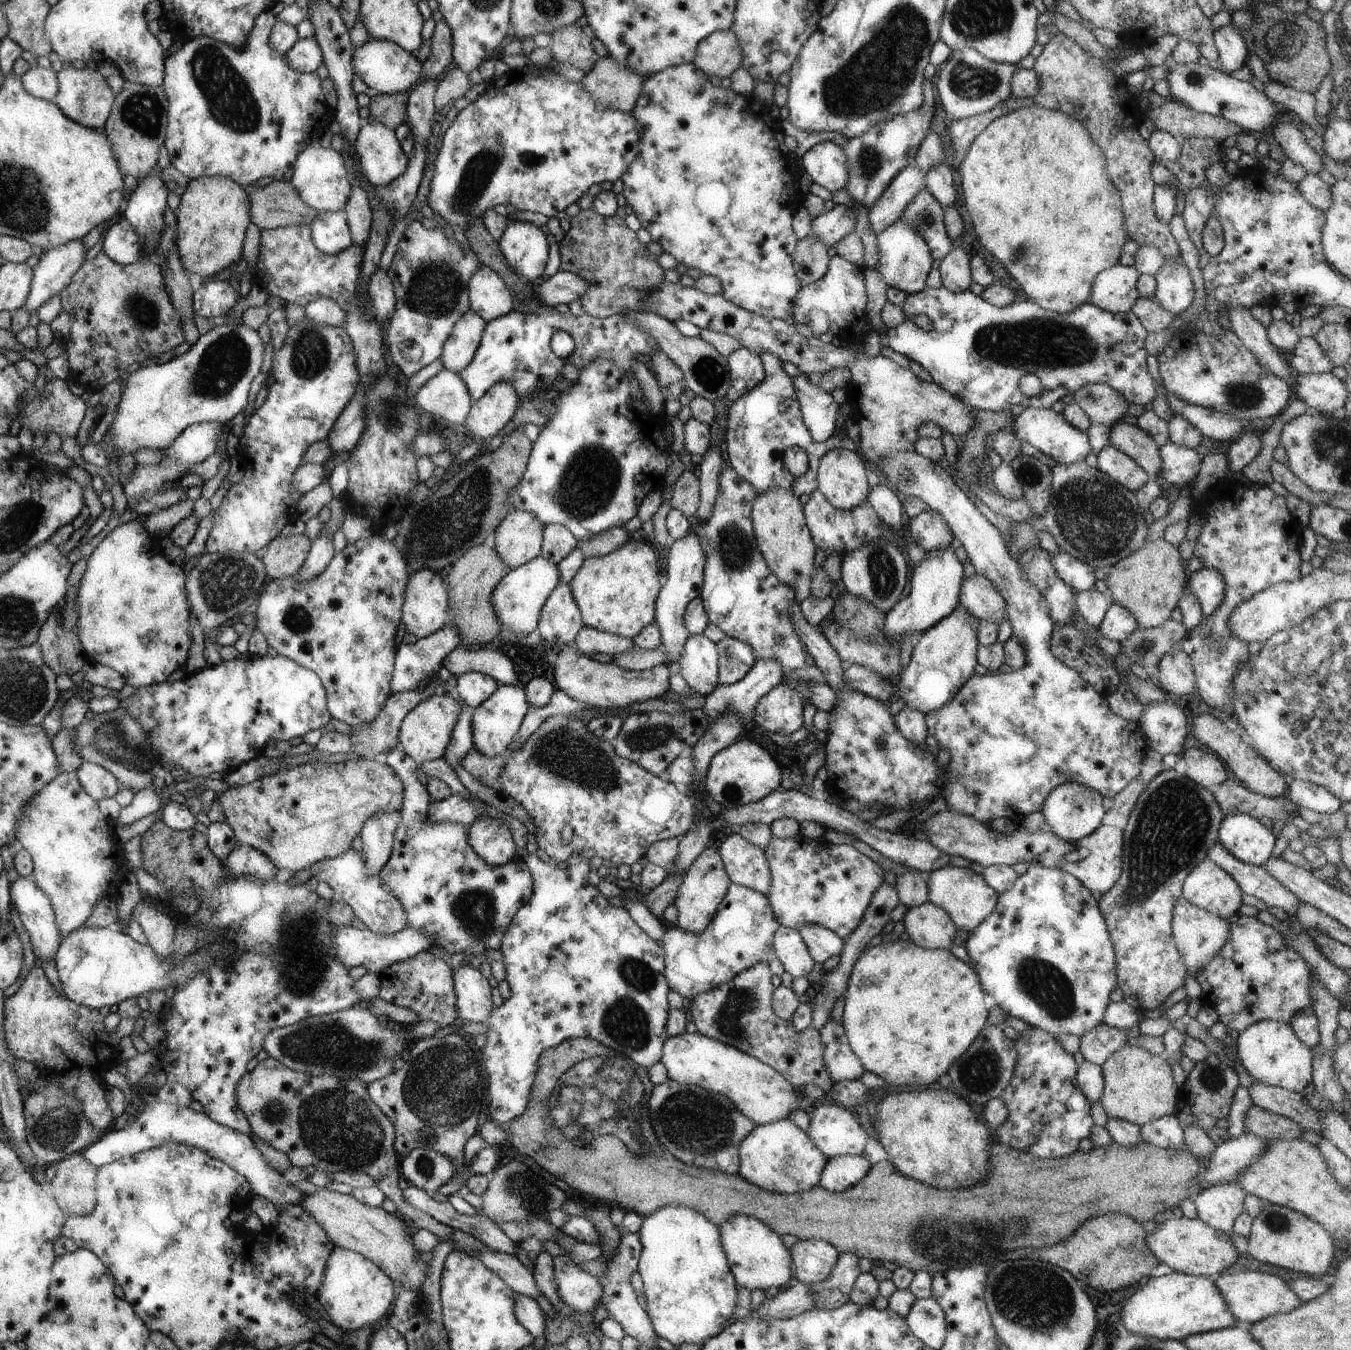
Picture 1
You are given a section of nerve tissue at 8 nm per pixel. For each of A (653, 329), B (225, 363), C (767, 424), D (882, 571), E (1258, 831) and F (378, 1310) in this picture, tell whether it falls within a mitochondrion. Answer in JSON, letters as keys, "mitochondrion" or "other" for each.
{"A":"other","B":"mitochondrion","C":"mitochondrion","D":"mitochondrion","E":"other","F":"other"}

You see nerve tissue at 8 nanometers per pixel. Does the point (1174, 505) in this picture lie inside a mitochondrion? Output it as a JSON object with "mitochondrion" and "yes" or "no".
{"mitochondrion":"no"}

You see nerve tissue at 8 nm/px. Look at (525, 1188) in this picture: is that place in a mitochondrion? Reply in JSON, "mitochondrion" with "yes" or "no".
{"mitochondrion":"yes"}

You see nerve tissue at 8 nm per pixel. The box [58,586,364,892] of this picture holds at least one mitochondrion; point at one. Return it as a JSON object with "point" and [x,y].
{"point":[111,741]}

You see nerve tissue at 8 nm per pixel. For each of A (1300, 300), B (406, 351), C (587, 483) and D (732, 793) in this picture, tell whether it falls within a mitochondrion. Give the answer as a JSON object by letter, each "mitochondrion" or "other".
{"A":"other","B":"other","C":"mitochondrion","D":"mitochondrion"}

